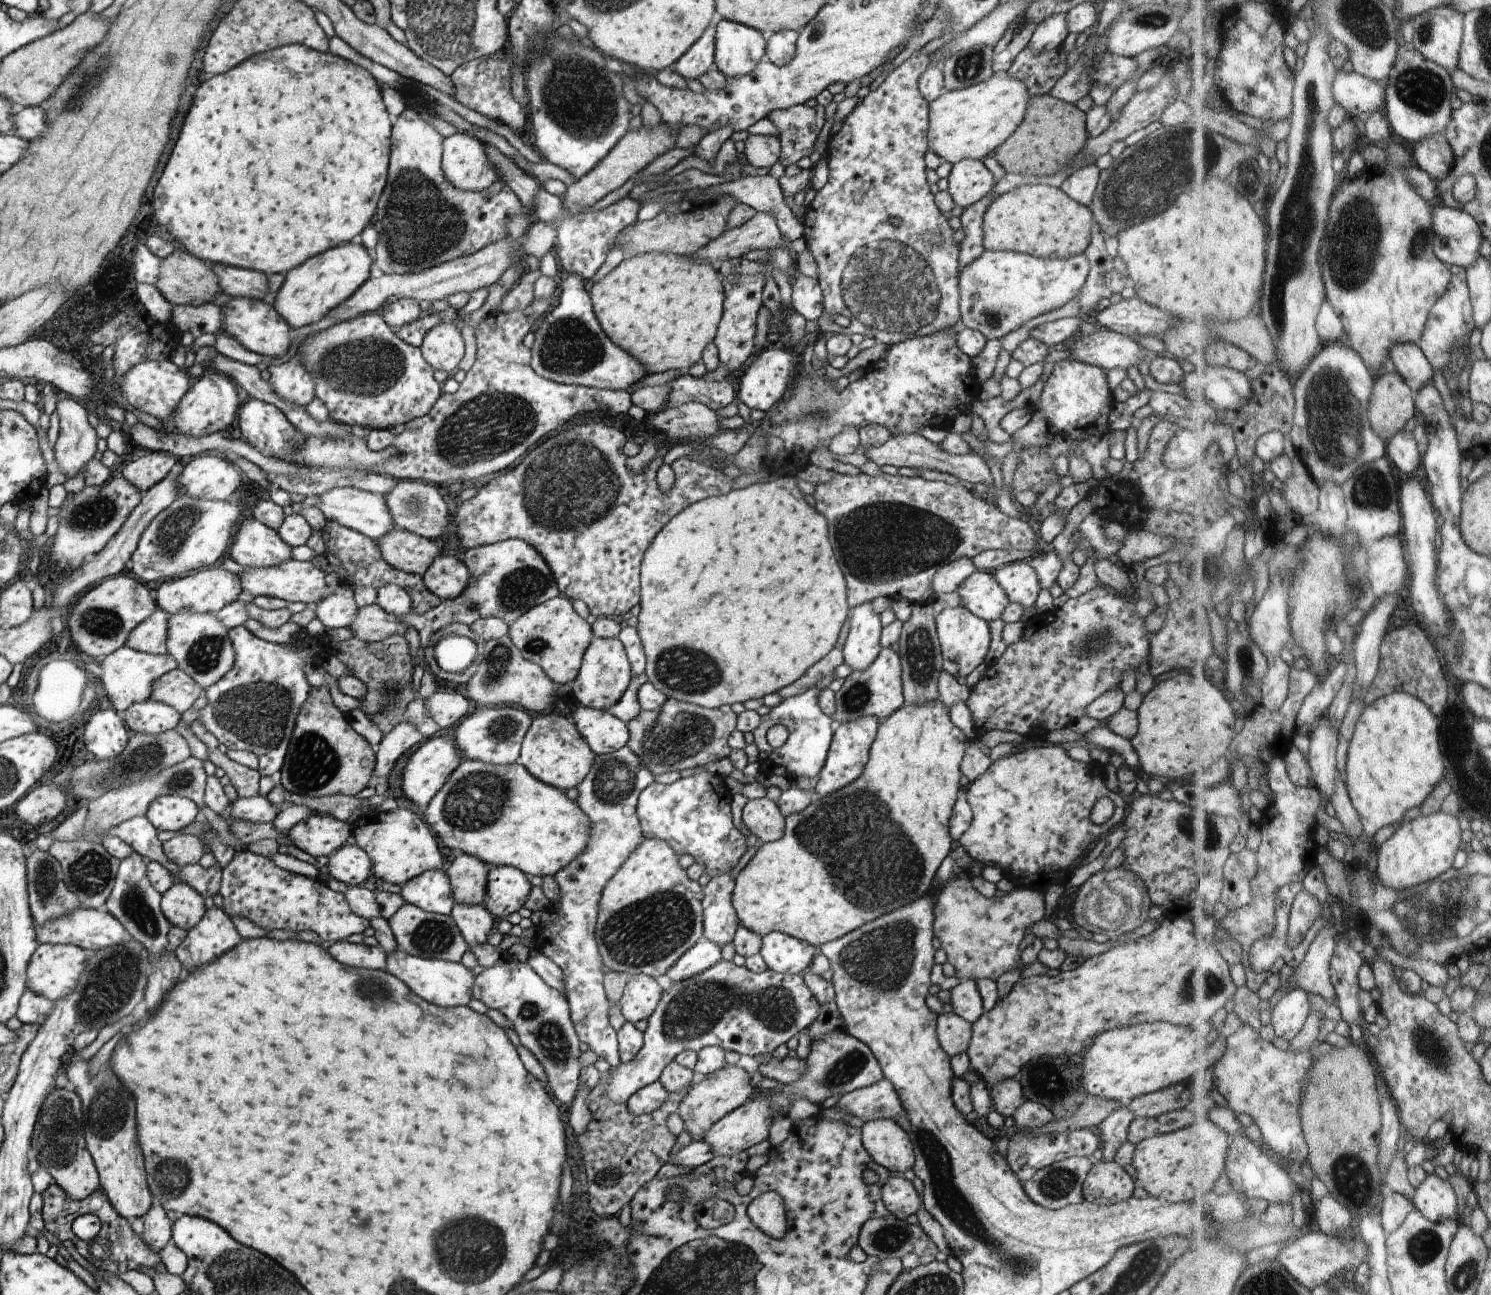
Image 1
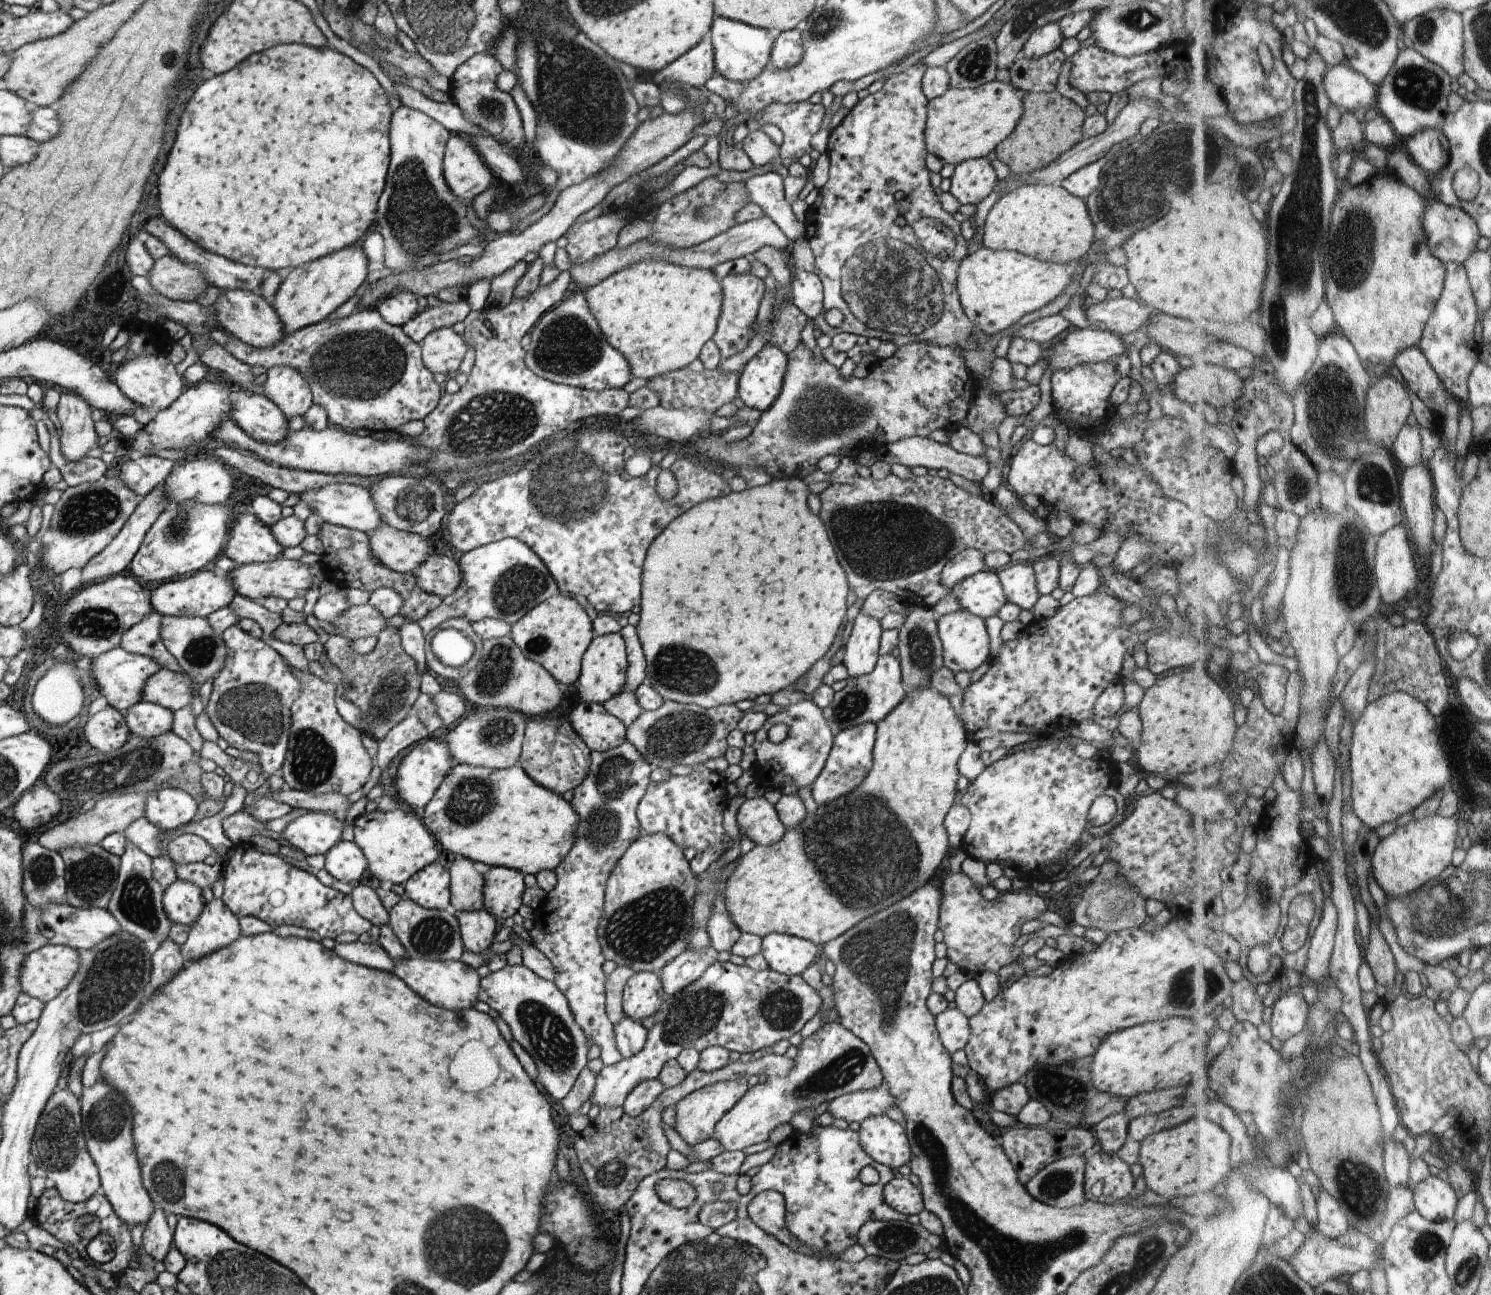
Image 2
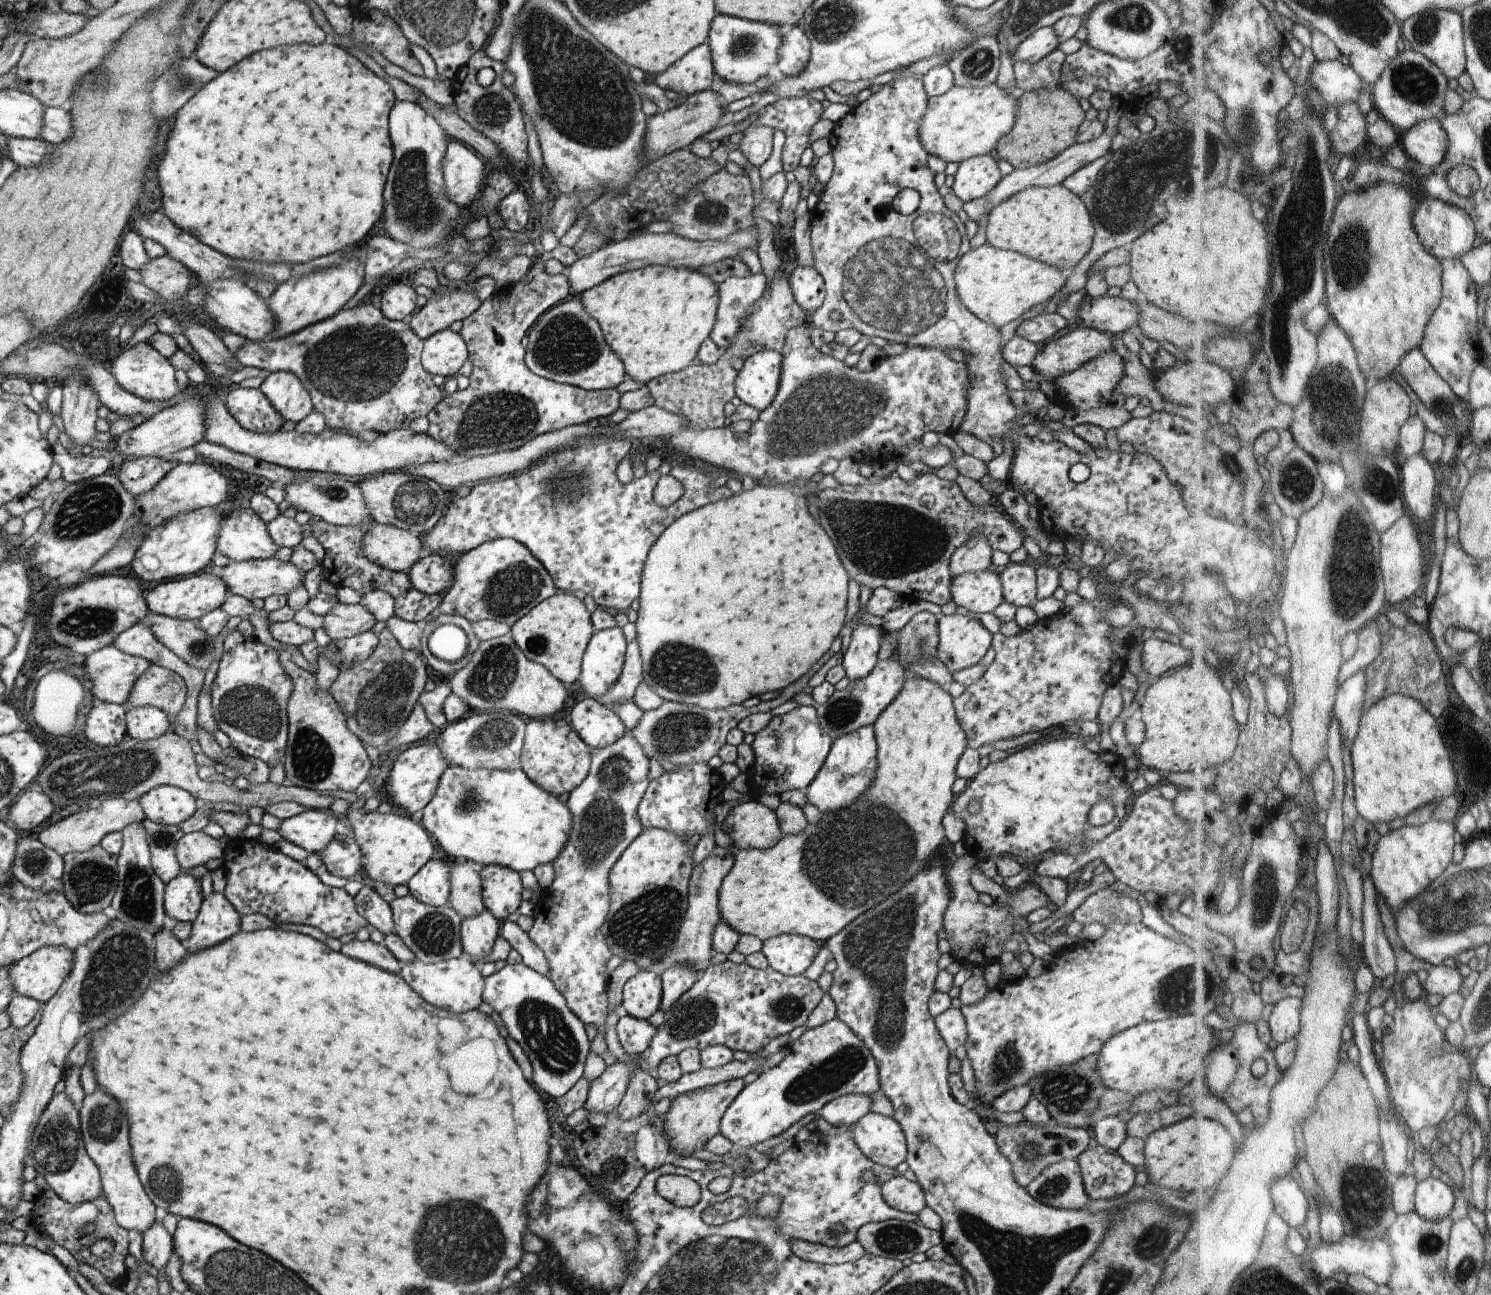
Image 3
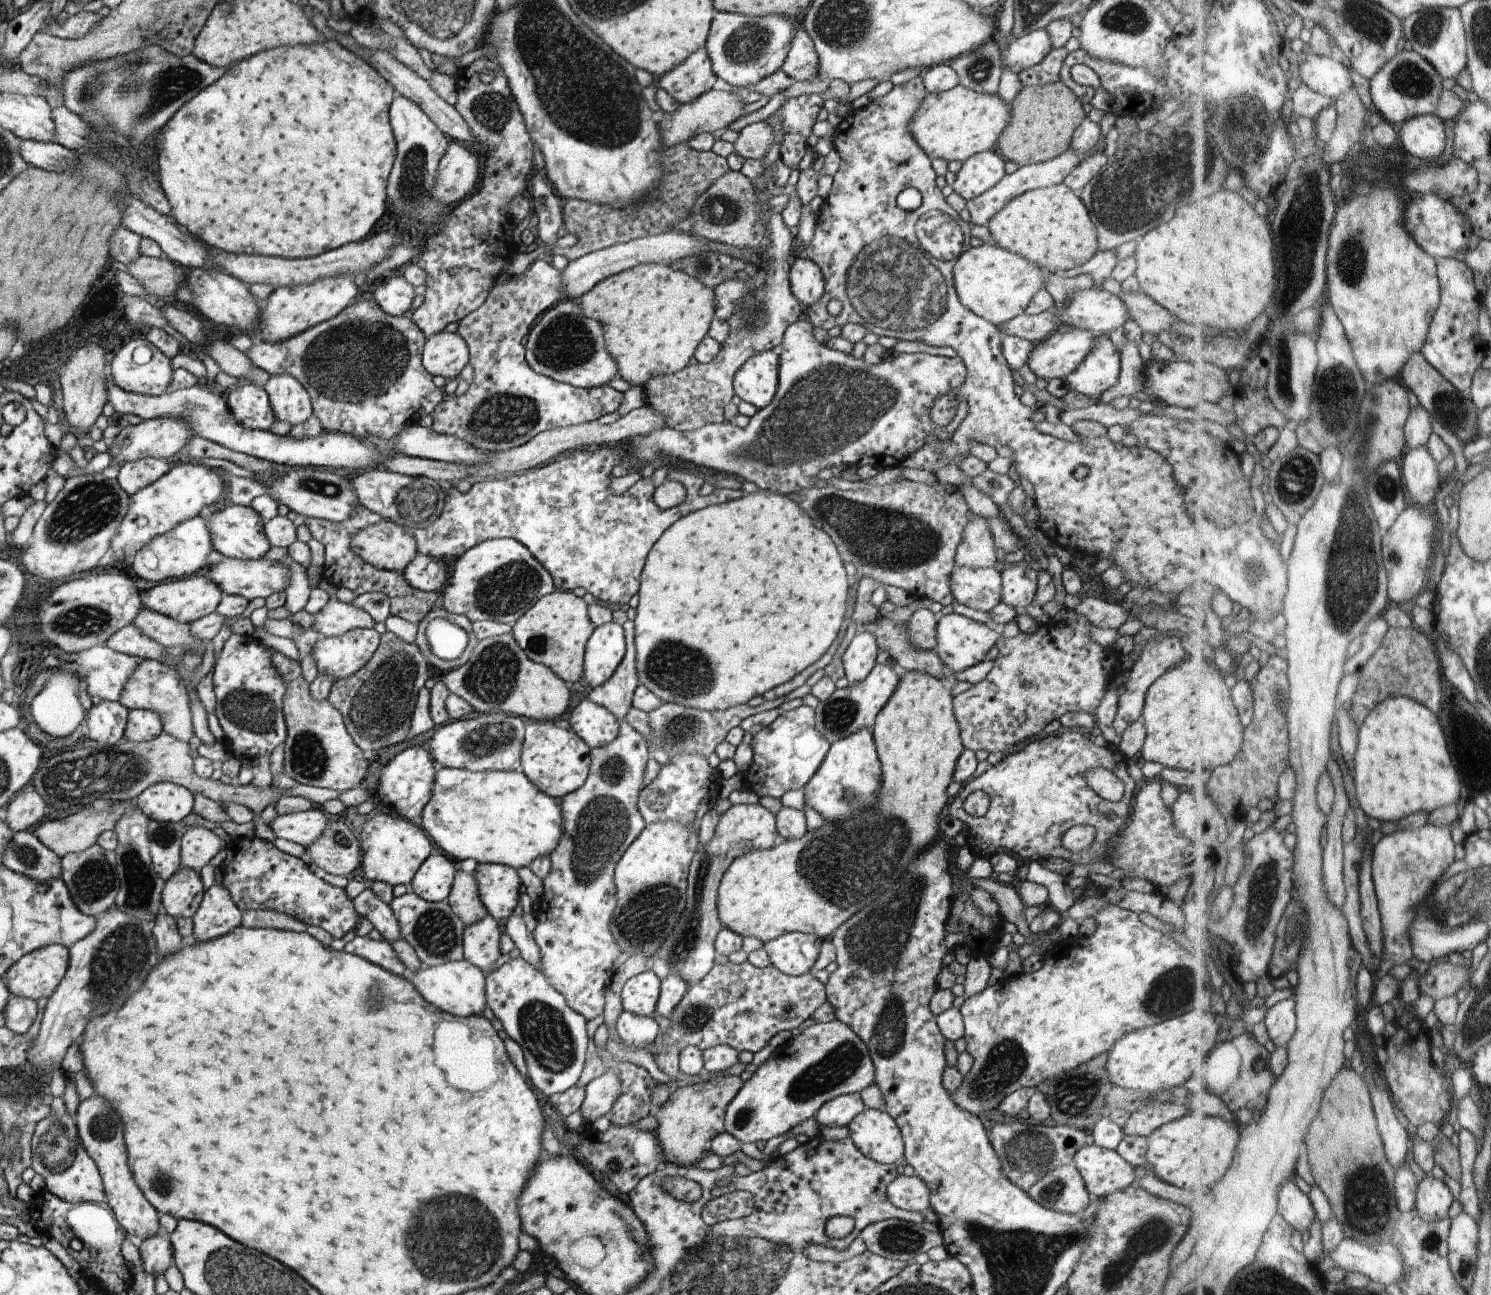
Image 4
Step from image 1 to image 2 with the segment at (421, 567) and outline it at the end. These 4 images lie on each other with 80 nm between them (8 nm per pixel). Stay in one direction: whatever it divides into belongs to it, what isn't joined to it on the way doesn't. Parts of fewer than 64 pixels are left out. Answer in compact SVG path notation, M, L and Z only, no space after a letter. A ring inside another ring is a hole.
M382 524L368 535L372 554L384 566L399 573L414 574L420 563L431 554L430 544L418 533L401 531Z

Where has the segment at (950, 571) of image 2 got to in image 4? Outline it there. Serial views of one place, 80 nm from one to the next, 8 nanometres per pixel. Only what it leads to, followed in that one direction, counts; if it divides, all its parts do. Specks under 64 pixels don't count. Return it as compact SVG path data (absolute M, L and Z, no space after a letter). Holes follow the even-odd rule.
M981 516L974 517L964 527L962 540L955 554L954 568L994 567L998 561L997 551L989 520Z

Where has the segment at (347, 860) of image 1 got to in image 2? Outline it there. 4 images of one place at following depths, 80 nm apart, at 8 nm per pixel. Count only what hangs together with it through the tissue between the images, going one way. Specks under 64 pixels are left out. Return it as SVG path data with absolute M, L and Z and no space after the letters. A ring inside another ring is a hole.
M340 840L324 855L325 869L336 879L359 884L368 868L368 861L354 841Z

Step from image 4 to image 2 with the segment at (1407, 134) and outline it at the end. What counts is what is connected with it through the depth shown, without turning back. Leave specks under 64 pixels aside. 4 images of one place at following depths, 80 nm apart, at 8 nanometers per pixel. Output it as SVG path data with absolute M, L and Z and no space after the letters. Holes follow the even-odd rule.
M1428 128L1408 139L1414 159L1431 174L1439 173L1452 160L1452 142L1444 129Z

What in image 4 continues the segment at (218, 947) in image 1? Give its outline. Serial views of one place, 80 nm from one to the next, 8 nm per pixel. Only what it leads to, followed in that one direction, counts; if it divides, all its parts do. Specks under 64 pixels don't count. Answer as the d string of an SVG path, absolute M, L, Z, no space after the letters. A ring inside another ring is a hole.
M214 883L194 913L191 940L203 943L227 935L241 925L243 913L231 897L231 891L222 883Z

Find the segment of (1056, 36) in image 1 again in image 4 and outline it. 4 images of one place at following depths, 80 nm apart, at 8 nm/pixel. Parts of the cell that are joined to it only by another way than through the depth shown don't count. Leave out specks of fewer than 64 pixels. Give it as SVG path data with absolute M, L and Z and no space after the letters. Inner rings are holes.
M1038 29L1024 35L1001 52L1001 64L1019 74L1021 70L1036 66L1053 49L1046 29Z

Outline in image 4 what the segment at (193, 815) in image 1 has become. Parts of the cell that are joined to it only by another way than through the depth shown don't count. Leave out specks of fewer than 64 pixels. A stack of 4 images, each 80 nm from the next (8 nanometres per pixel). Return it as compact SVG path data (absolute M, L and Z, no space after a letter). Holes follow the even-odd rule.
M156 783L136 798L136 806L154 821L180 822L194 810L195 797L191 791L176 783Z

